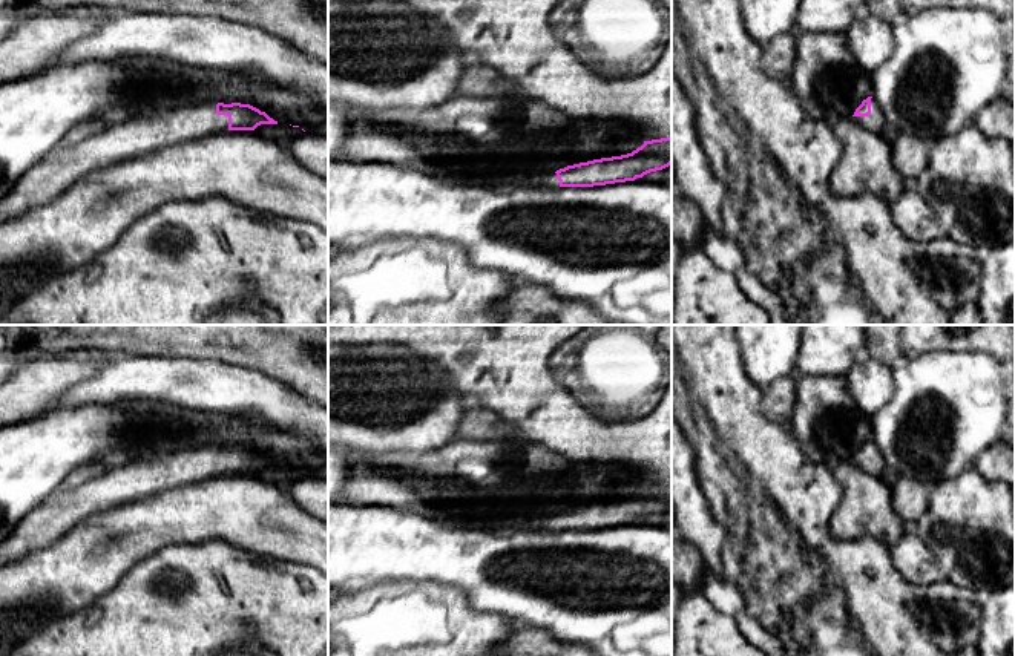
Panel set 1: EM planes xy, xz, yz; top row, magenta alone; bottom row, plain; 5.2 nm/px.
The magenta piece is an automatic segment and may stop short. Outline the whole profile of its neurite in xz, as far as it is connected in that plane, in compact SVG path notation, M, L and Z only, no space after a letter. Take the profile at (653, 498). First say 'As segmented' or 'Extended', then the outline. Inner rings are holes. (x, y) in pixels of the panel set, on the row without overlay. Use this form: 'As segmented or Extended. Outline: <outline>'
Extended. Outline: M672 481L644 484L632 497L567 509L534 521L527 530L593 530L635 524L672 507Z

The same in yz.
Extended. Outline: M868 440L852 458L866 474L882 477L886 463L872 440Z

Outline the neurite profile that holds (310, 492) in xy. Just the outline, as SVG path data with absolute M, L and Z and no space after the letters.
M305 474L285 484L284 489L302 509L328 523L328 478Z

